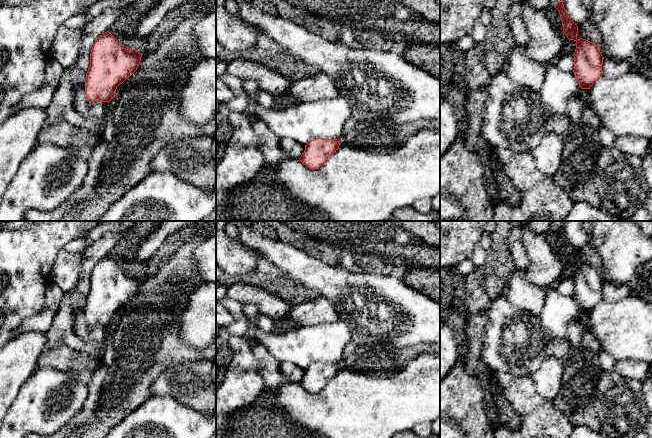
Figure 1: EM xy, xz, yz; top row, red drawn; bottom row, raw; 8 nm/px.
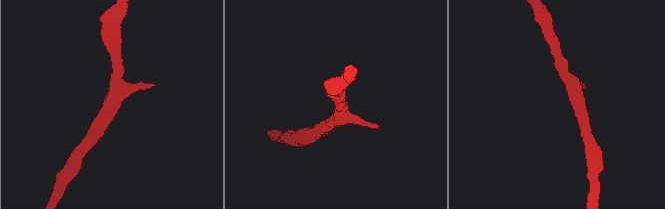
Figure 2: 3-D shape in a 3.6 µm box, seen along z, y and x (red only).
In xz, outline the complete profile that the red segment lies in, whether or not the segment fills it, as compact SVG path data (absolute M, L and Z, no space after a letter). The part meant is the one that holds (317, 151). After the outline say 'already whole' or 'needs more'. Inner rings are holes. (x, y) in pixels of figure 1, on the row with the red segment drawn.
M317 138L305 145L305 150L299 160L310 169L322 166L340 146L339 139Z | already whole

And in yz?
M563 0L558 2L555 8L559 11L563 32L569 40L576 42L574 56L574 74L581 89L590 87L603 75L602 63L604 57L598 45L586 40L578 39L578 26L567 14Z | already whole

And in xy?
M109 32L100 35L90 53L85 94L89 102L110 102L117 87L138 68L142 54L124 48Z | already whole

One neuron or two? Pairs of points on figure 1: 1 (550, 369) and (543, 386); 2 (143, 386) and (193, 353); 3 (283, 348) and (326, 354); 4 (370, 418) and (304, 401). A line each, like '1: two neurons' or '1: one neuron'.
1: one neuron
2: one neuron
3: one neuron
4: one neuron

